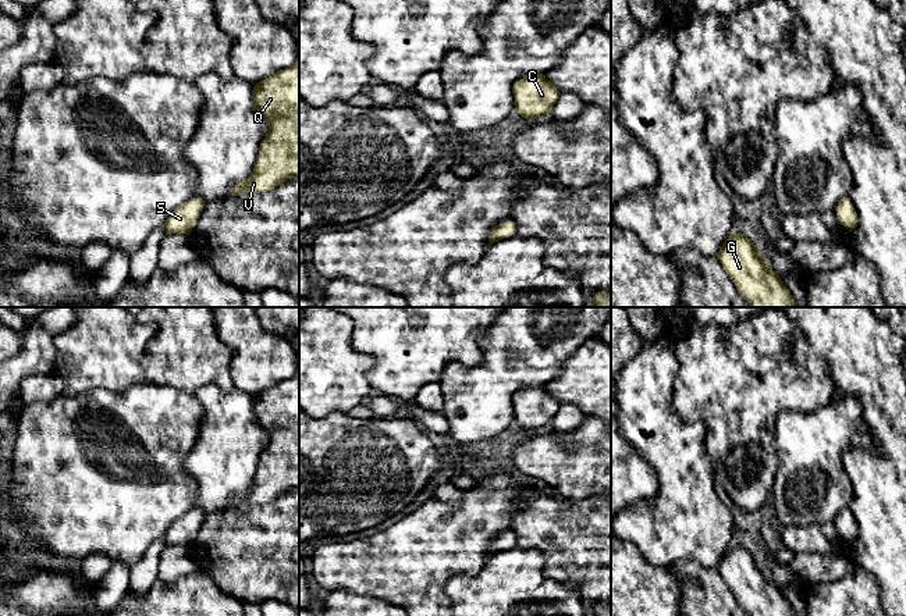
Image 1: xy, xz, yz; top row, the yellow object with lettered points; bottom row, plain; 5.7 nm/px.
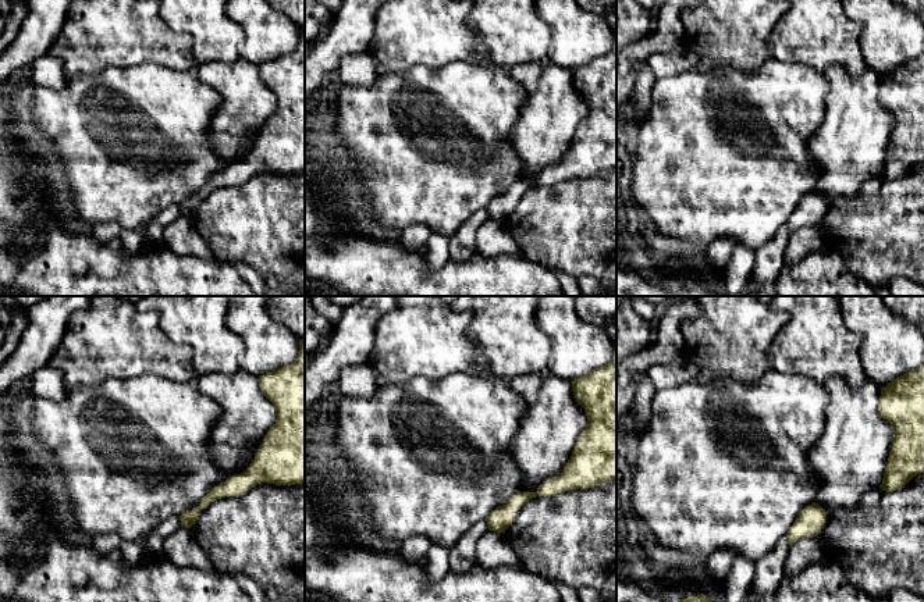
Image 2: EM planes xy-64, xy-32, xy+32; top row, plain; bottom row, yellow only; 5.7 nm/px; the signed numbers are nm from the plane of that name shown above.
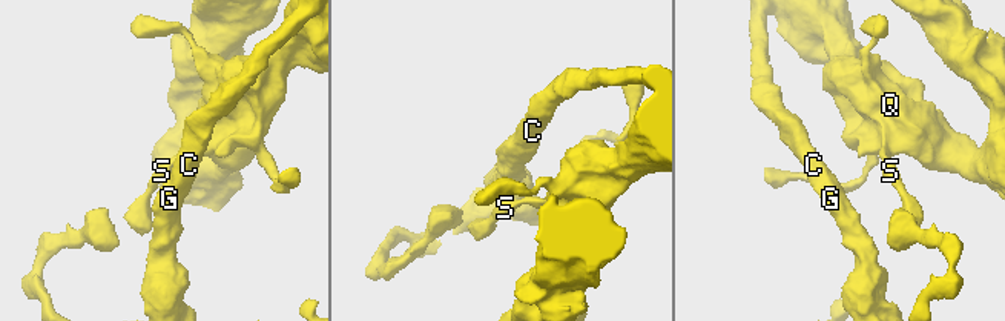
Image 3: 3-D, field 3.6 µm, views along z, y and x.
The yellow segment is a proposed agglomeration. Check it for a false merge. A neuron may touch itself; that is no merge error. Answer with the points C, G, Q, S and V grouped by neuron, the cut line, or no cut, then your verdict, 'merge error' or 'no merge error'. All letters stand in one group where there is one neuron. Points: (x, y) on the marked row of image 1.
groups C G Q S V; cut none; no merge error

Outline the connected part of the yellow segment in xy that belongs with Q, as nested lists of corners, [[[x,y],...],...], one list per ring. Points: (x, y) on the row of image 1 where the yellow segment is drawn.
[[[299,56],[292,65],[255,85],[253,103],[269,129],[260,142],[252,175],[232,186],[232,196],[266,192],[299,175]]]

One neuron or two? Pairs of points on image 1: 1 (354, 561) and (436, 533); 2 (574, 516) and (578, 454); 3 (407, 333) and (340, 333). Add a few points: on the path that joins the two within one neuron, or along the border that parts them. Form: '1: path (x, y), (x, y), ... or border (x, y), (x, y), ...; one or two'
1: path (375, 561), (408, 561), (415, 554); one
2: border (596, 495), (578, 502), (569, 502); two
3: border (352, 321), (351, 345), (375, 358); two

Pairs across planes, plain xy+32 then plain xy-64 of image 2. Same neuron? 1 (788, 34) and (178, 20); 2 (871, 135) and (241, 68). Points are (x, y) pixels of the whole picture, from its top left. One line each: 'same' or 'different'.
1: same
2: same

